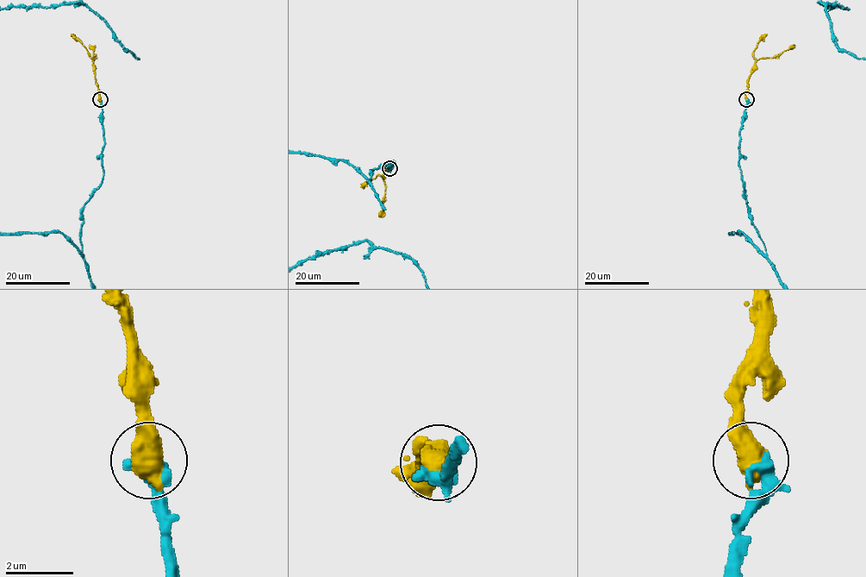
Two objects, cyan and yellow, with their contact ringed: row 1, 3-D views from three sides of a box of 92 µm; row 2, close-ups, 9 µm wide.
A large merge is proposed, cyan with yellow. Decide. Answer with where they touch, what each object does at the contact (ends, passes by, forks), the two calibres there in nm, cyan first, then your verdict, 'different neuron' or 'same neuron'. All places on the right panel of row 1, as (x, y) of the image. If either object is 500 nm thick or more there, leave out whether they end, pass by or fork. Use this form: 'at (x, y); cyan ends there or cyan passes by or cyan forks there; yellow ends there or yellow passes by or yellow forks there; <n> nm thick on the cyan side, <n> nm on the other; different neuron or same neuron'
at (746, 99); 440 nm thick on the cyan side, 800 nm on the other; same neuron

